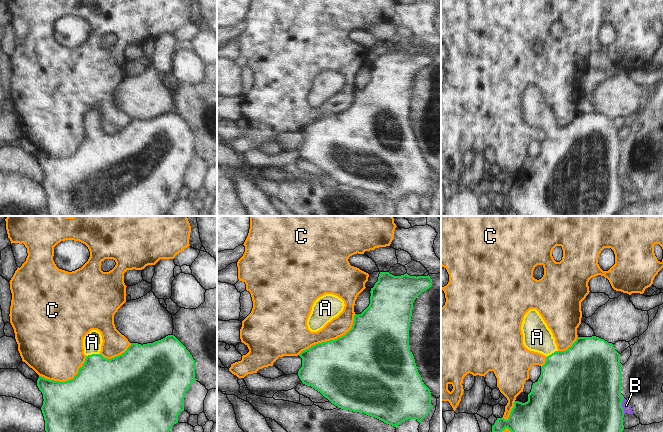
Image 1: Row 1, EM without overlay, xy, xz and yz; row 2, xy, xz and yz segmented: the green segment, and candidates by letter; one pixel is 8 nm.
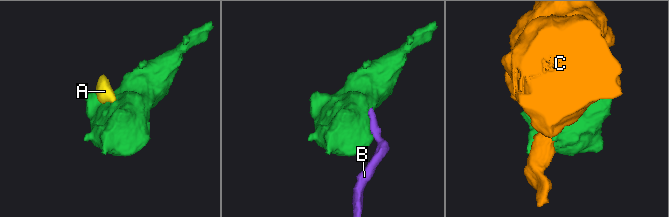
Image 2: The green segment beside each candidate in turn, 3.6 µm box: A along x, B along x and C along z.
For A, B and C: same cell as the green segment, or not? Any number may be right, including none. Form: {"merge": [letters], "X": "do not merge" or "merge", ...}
{"merge": ["A"], "A": "merge", "B": "do not merge", "C": "do not merge"}

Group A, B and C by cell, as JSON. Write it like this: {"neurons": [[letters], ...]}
{"neurons": [["A"], ["B"], ["C"]]}

